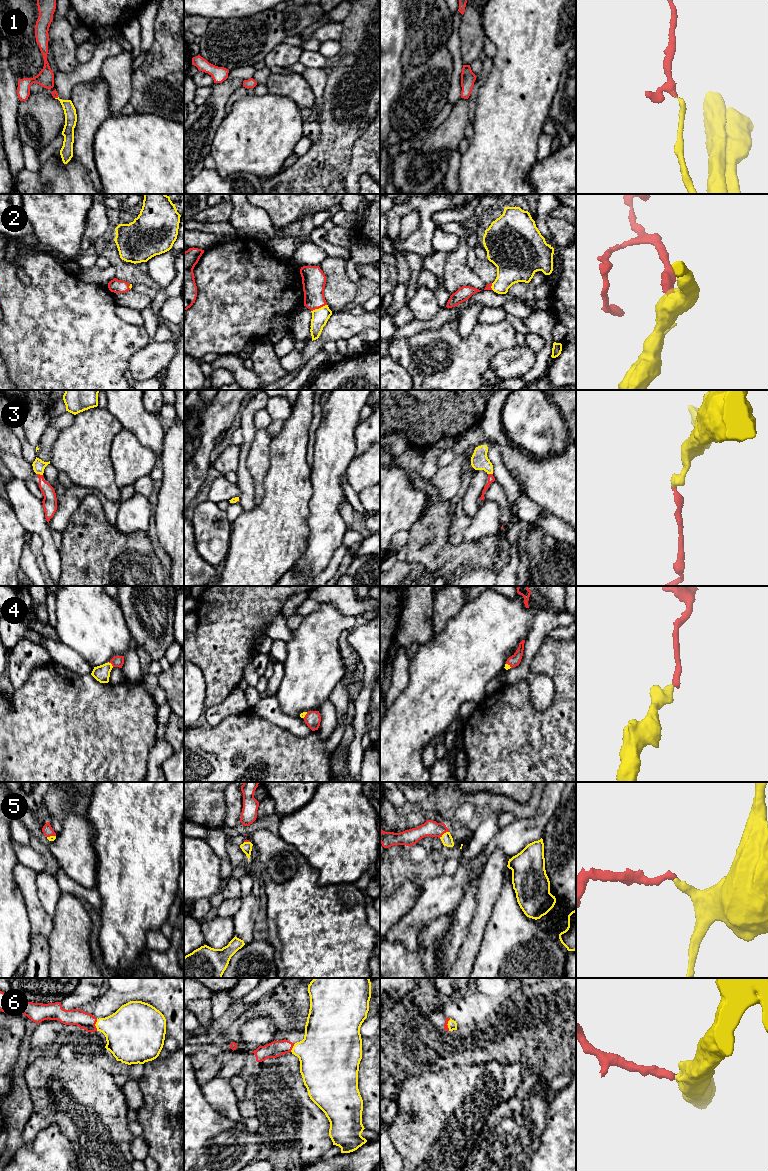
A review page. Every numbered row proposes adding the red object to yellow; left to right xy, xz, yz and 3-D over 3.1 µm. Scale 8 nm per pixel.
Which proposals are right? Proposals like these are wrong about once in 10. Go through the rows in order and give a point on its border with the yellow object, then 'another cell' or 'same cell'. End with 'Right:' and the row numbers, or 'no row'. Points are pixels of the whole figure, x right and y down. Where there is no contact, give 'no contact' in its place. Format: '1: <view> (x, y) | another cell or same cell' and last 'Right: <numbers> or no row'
1: xy (56, 98) | same cell
2: xz (319, 308) | same cell
3: xy (40, 474) | same cell
4: xy (111, 664) | same cell
5: yz (444, 833) | same cell
6: xy (95, 1025) | same cell
Right: 1, 2, 3, 4, 5, 6

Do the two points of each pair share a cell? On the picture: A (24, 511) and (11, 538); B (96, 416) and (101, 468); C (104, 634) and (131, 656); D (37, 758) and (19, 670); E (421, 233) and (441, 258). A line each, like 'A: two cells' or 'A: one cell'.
A: two cells
B: one cell
C: two cells
D: two cells
E: two cells

